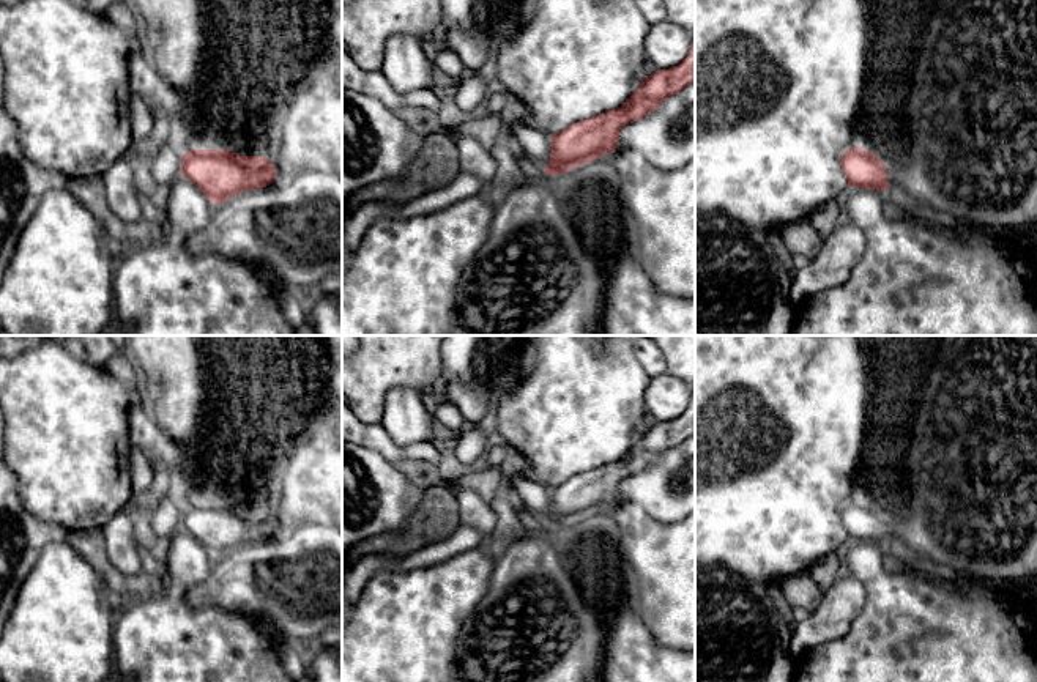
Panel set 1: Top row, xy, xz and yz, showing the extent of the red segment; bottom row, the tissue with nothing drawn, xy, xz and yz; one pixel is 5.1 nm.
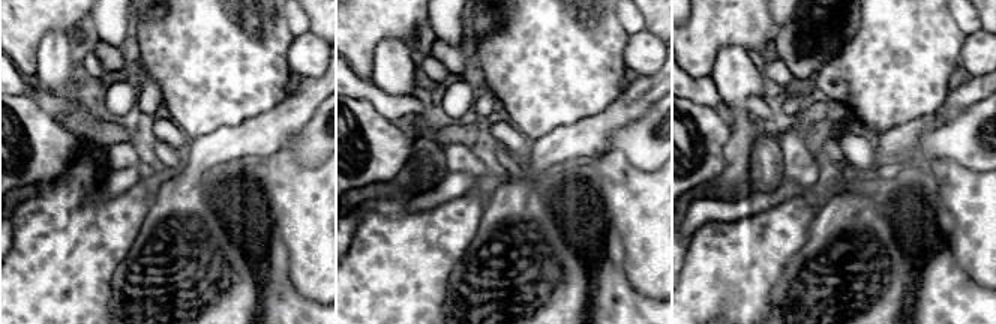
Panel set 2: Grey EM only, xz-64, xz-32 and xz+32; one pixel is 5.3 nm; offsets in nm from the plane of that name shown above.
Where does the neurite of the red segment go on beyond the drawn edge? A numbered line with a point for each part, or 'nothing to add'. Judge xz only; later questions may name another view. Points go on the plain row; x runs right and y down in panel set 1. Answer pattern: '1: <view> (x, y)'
nothing to add

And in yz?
1: yz (968, 501)

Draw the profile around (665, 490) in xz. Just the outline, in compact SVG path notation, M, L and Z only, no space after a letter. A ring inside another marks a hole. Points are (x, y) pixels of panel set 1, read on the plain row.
M695 436L665 452L654 465L626 477L616 501L597 512L637 504L659 521L676 523L695 512Z

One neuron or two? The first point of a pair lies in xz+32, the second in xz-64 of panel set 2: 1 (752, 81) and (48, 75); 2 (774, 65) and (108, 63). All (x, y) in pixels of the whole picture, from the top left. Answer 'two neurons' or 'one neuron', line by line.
1: one neuron
2: two neurons

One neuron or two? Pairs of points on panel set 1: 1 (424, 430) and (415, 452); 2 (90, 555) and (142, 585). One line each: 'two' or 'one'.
1: two
2: one

